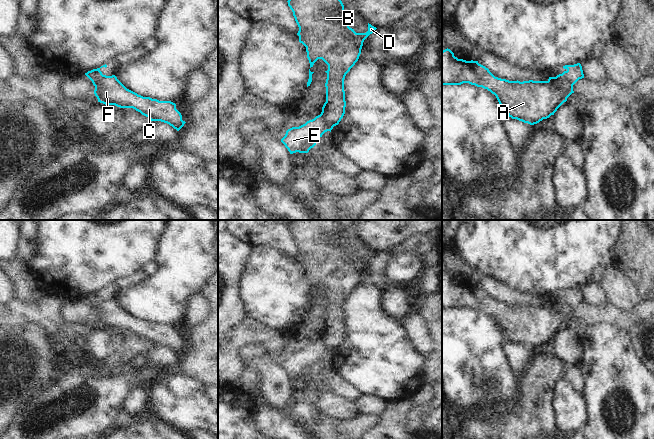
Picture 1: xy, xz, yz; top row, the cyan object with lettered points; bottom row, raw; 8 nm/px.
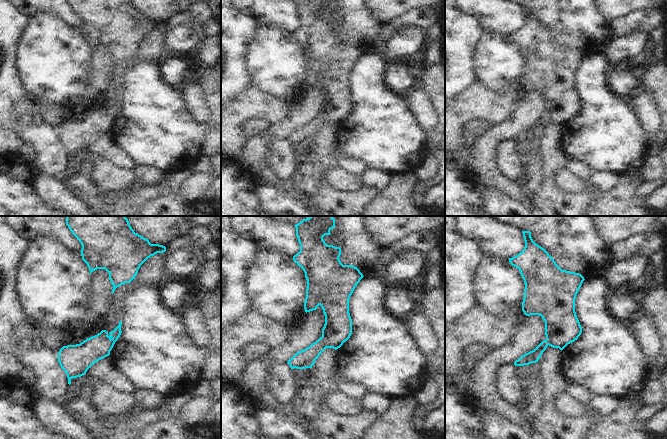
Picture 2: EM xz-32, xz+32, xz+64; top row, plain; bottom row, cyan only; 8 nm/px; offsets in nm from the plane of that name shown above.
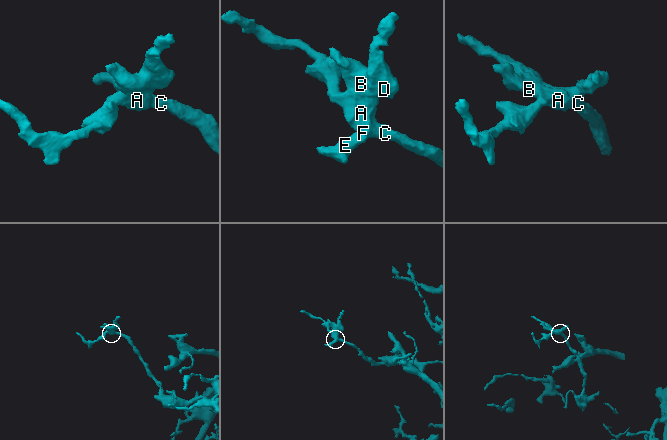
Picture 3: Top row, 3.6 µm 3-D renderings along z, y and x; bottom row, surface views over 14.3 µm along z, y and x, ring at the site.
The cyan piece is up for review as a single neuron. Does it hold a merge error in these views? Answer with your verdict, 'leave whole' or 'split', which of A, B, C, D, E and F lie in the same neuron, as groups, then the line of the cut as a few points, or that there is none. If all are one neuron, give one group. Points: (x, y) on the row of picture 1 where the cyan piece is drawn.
split; groups A B C D F / E; cut yz (556, 76), (568, 81), (572, 85)

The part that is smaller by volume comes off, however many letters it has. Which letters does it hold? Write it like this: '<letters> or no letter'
E

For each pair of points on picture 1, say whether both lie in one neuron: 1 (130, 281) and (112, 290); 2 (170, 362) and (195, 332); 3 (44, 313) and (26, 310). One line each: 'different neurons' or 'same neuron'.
1: different neurons
2: different neurons
3: same neuron

